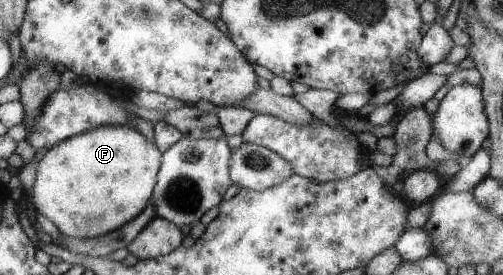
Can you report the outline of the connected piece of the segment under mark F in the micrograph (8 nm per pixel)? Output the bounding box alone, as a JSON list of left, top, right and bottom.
[33,125,159,239]

